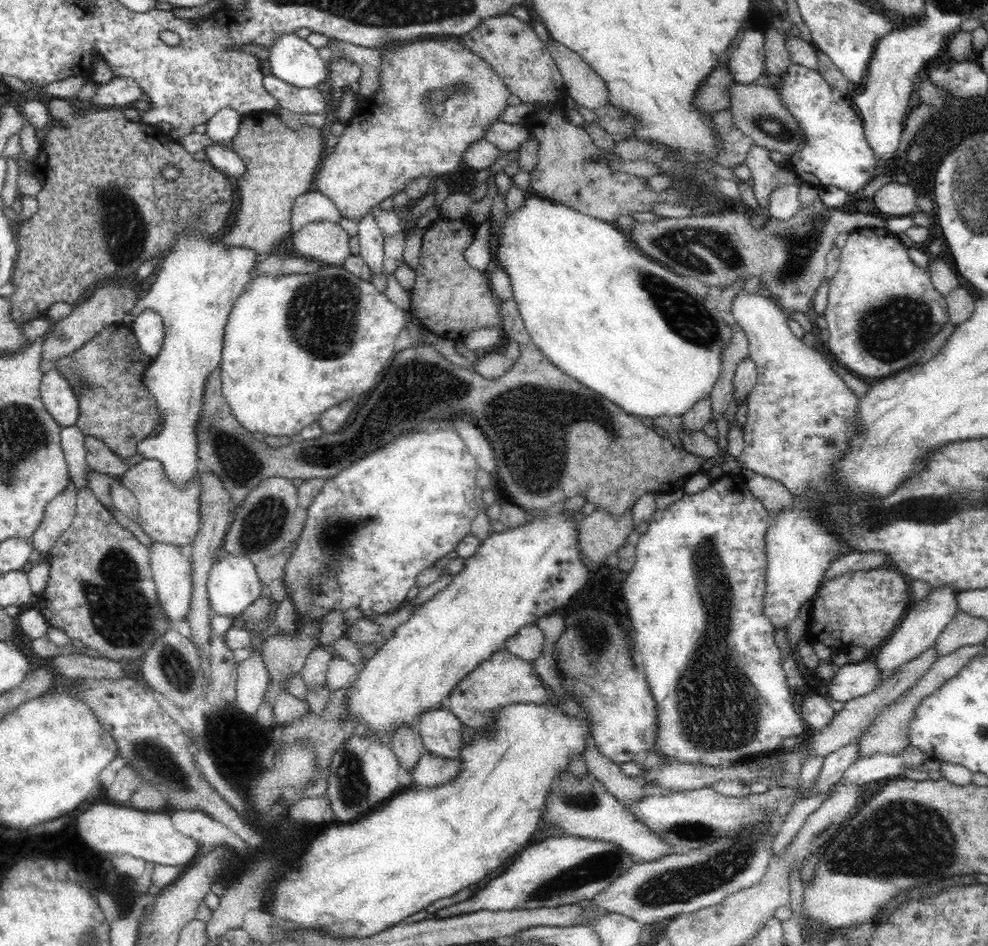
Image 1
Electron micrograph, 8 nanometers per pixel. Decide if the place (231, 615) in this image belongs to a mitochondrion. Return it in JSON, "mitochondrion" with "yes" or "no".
{"mitochondrion":"no"}

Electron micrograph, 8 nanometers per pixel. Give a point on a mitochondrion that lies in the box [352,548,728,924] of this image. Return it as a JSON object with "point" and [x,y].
{"point":[596,868]}

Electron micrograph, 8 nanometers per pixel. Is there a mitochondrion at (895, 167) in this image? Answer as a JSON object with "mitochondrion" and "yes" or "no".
{"mitochondrion":"no"}

